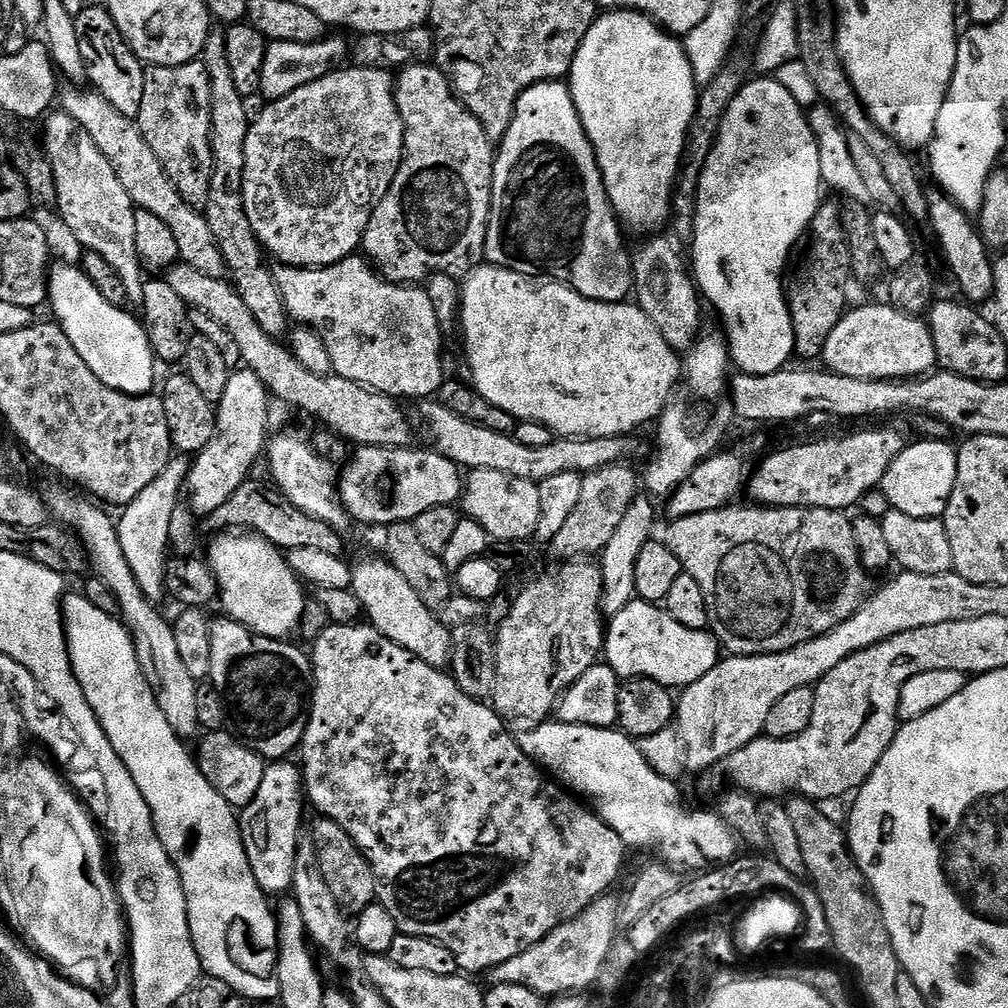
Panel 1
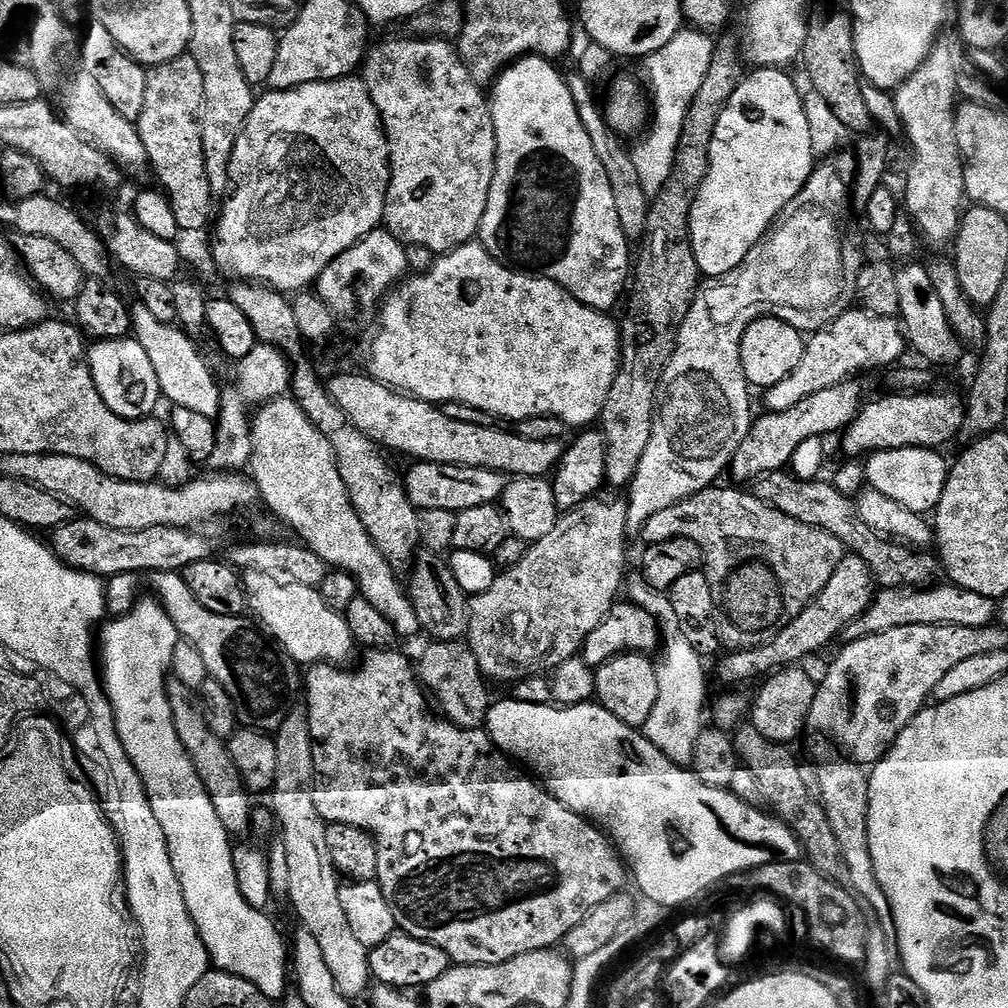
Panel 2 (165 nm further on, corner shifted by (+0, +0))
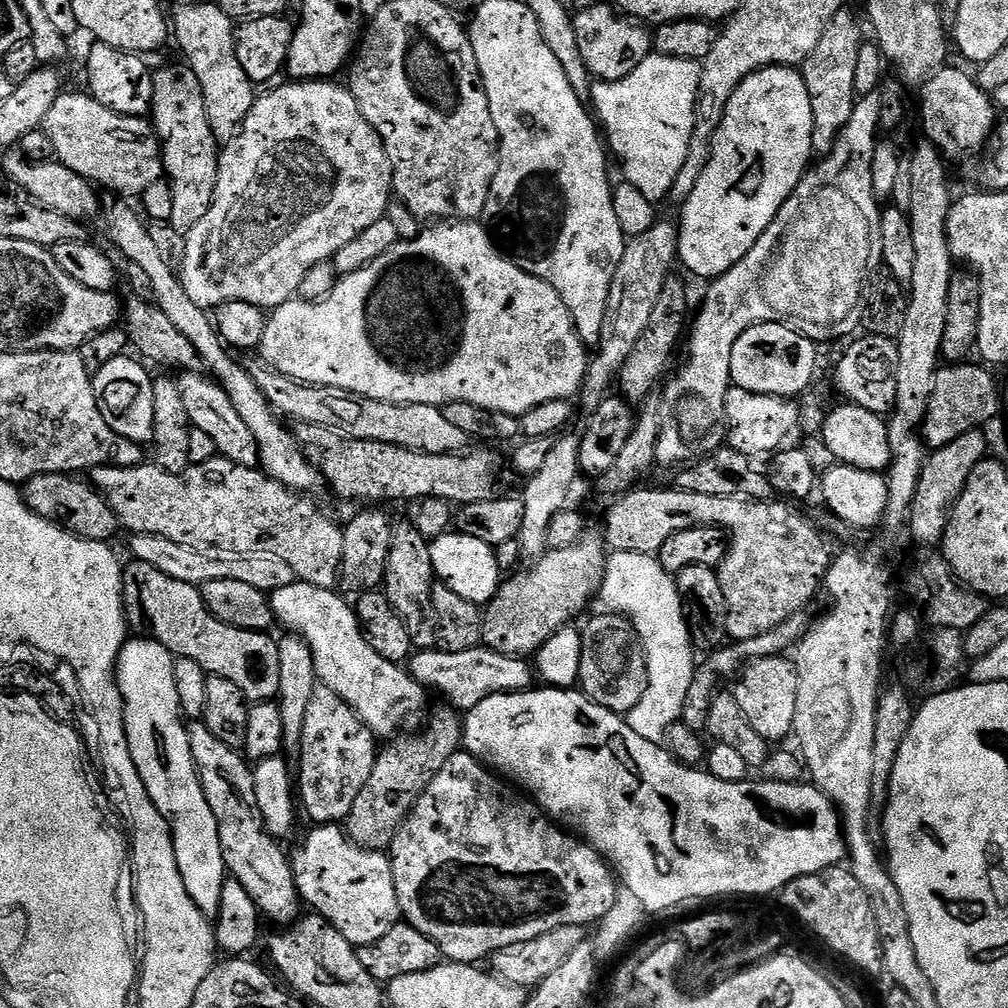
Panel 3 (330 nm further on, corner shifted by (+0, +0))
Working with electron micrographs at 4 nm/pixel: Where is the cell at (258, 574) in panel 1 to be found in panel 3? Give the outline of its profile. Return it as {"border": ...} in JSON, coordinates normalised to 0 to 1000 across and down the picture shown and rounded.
{"border":[[[295,577],[272,585],[268,594],[275,616],[308,641],[314,676],[342,694],[374,732],[392,731],[400,723],[397,721],[404,716],[405,709],[413,710],[420,704],[422,683],[409,672],[408,666],[379,653],[379,649],[363,637],[350,600],[336,586]]]}

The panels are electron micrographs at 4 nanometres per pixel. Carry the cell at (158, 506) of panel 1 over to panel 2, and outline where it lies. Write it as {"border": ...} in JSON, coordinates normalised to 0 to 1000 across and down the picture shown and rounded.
{"border":[[[139,593],[132,598],[131,606],[121,612],[108,614],[102,620],[97,635],[103,638],[103,644],[100,647],[98,644],[97,655],[101,660],[103,688],[113,704],[117,732],[121,732],[125,748],[129,748],[129,756],[133,756],[133,764],[137,764],[145,780],[151,810],[157,812],[161,827],[165,827],[169,851],[173,855],[173,867],[177,867],[188,911],[204,938],[207,953],[217,963],[227,964],[256,978],[264,990],[281,993],[288,980],[288,940],[284,929],[282,933],[266,905],[252,903],[252,899],[240,891],[240,883],[236,883],[236,867],[232,867],[231,830],[226,828],[220,812],[216,812],[216,804],[212,804],[212,796],[208,796],[208,788],[204,788],[204,780],[200,780],[192,764],[192,756],[188,756],[188,748],[185,748],[181,736],[177,736],[173,712],[169,712],[165,676],[169,671],[173,641],[180,636],[179,626],[173,617],[169,617],[169,609],[165,609],[158,595]]]}

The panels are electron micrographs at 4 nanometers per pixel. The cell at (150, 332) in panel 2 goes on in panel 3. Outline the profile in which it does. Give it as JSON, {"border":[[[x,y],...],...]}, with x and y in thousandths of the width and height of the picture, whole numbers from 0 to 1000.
{"border":[[[181,369],[178,370],[175,382],[181,391],[181,400],[185,403],[187,420],[191,425],[202,428],[211,437],[215,449],[221,455],[245,464],[253,464],[257,461],[256,438],[252,438],[252,431],[248,428],[248,423],[240,419],[236,407],[232,407],[232,399],[228,399],[228,395],[213,377],[196,369]]]}

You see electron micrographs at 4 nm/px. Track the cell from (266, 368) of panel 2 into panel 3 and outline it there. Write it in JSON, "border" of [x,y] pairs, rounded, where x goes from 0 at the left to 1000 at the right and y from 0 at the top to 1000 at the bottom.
{"border":[[[437,220],[432,224],[425,224],[418,229],[415,236],[410,238],[398,238],[392,242],[387,248],[383,248],[383,252],[379,252],[375,256],[371,256],[371,260],[367,260],[367,264],[359,264],[359,268],[351,268],[351,272],[339,274],[334,277],[331,288],[327,288],[327,292],[321,298],[316,298],[314,302],[309,302],[297,296],[285,298],[282,302],[269,307],[266,313],[266,322],[264,323],[264,331],[260,331],[260,339],[256,346],[257,356],[265,361],[267,365],[273,369],[278,369],[282,373],[286,373],[290,377],[297,377],[299,381],[318,381],[320,385],[338,385],[340,389],[344,389],[350,393],[362,393],[368,397],[378,397],[384,401],[432,401],[439,403],[446,399],[466,399],[470,403],[478,403],[487,409],[497,409],[503,413],[517,414],[520,410],[530,407],[530,403],[534,403],[538,399],[550,399],[551,397],[567,397],[574,390],[579,372],[583,366],[583,358],[585,356],[584,346],[575,338],[575,333],[567,323],[565,315],[565,308],[562,308],[562,300],[558,300],[558,296],[554,296],[554,288],[550,288],[550,284],[546,284],[542,280],[538,280],[534,276],[530,276],[526,271],[520,270],[509,260],[497,247],[490,241],[484,229],[480,227],[479,221],[476,220]]]}

